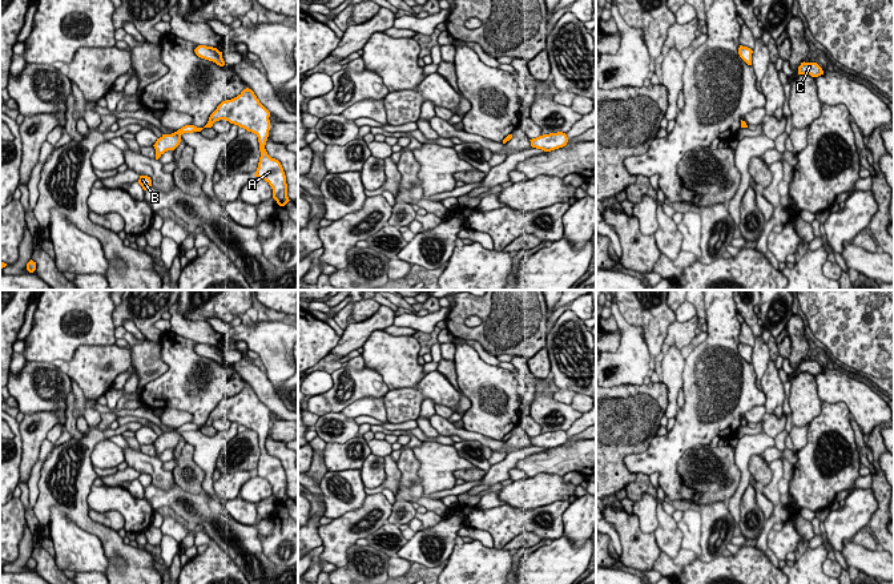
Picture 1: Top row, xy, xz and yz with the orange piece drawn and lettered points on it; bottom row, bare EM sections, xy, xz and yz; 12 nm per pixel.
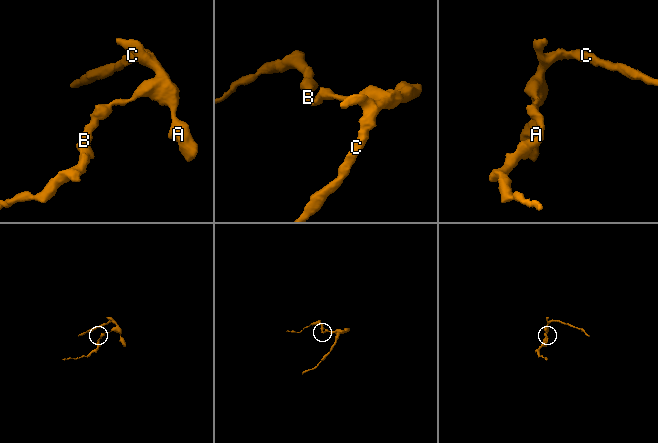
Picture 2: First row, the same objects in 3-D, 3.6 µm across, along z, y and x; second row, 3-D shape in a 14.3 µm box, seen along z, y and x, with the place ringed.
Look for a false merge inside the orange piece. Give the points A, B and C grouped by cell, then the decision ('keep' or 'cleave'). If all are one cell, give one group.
A C / B | cleave

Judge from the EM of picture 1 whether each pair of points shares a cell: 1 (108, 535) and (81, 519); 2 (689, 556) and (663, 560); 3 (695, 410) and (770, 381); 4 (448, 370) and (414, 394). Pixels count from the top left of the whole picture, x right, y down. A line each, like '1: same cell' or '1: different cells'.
1: same cell
2: same cell
3: different cells
4: different cells

